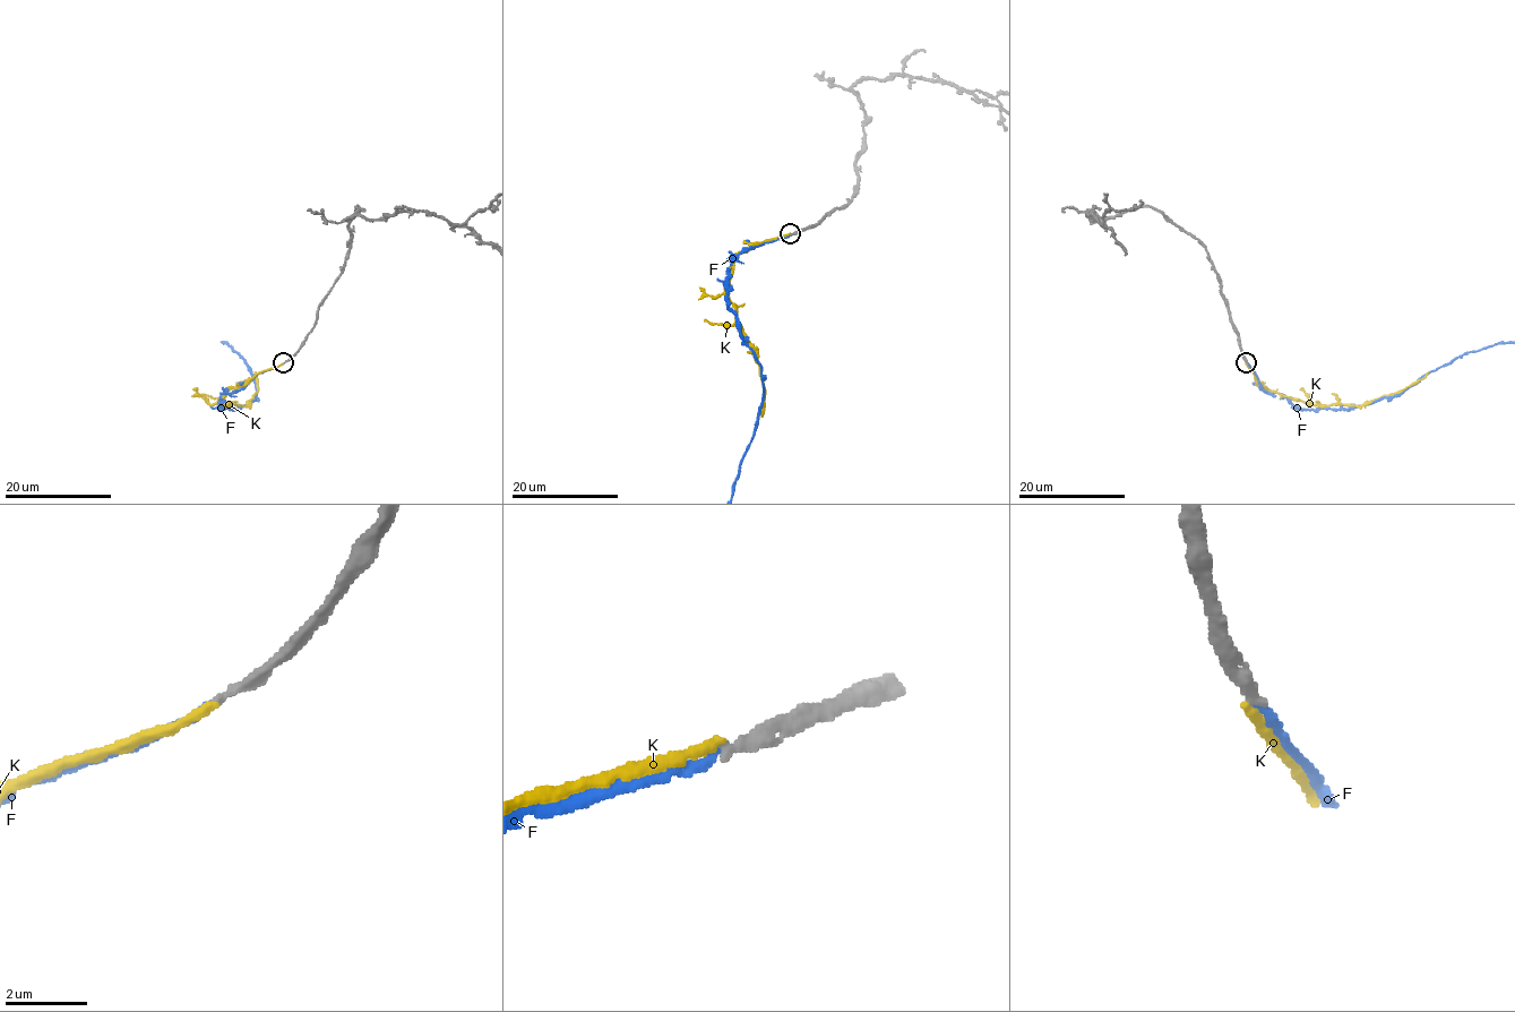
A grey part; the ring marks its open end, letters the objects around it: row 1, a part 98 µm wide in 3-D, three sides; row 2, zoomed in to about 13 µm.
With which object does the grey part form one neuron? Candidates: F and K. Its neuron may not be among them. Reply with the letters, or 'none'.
F

